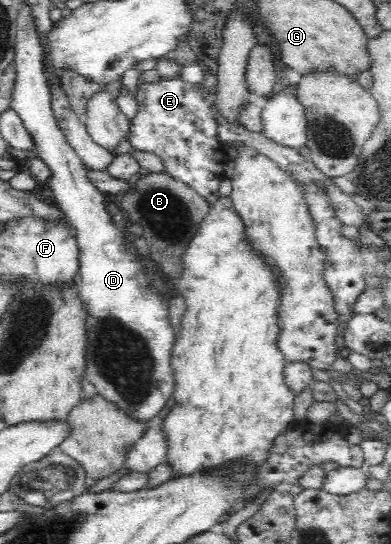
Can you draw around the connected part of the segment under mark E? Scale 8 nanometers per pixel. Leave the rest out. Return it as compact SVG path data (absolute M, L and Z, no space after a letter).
M163 77L159 81L139 81L136 87L135 99L137 99L139 107L129 121L124 141L135 149L150 151L157 155L163 164L163 172L182 181L213 208L221 197L218 185L219 181L225 178L223 167L226 164L226 147L216 138L214 121L212 120L211 105L216 103L216 98L209 93L197 94L197 91L194 91L190 85L183 83L179 78L167 79L167 77Z

